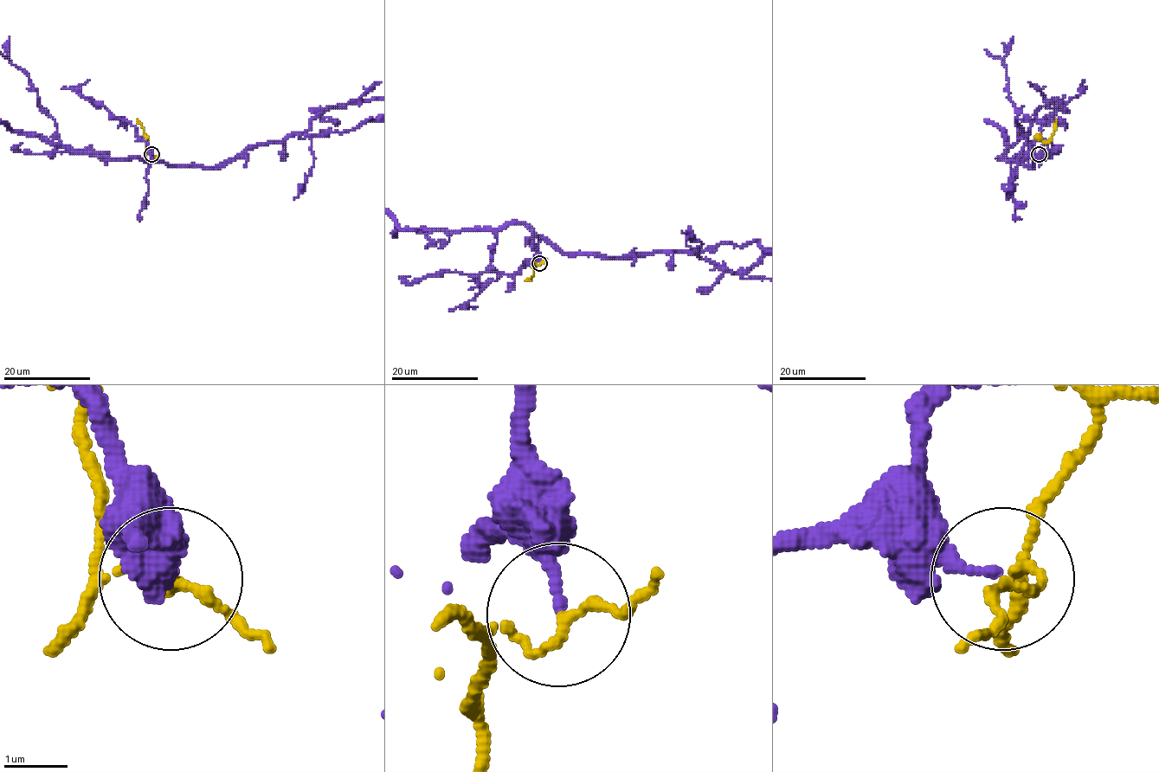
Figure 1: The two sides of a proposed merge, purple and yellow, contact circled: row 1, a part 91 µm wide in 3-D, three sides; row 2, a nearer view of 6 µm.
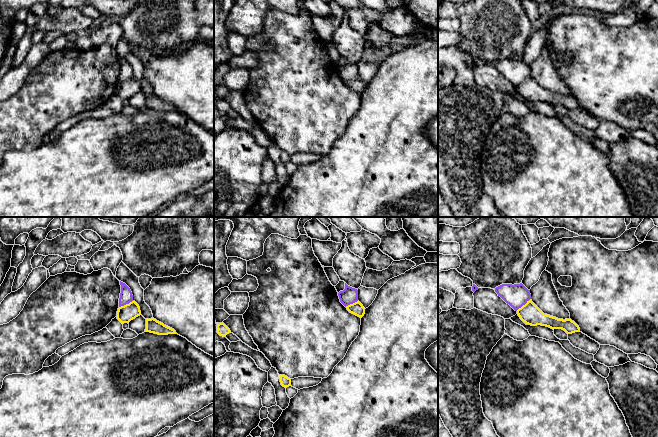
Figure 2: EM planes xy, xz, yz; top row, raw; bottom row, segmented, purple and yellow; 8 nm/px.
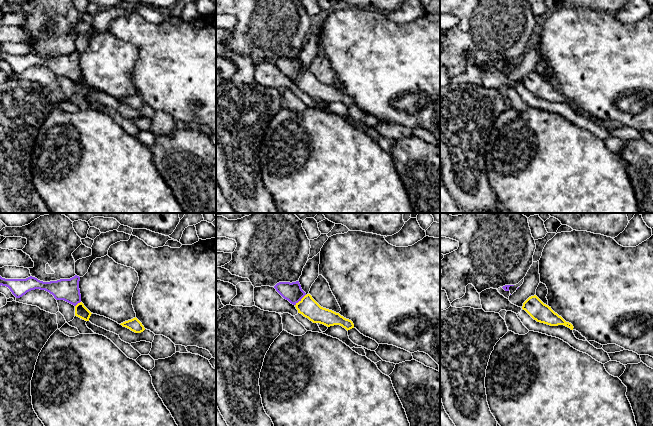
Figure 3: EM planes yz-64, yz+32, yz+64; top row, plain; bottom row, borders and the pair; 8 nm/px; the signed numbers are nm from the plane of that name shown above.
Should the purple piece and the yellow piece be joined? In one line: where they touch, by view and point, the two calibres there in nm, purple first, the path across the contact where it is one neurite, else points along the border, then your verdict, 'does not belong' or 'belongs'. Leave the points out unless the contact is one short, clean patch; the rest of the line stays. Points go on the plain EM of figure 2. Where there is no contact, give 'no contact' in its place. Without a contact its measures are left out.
yz (523, 80) | 190/160 nm | along yz (530, 74), (516, 86) | does not belong

